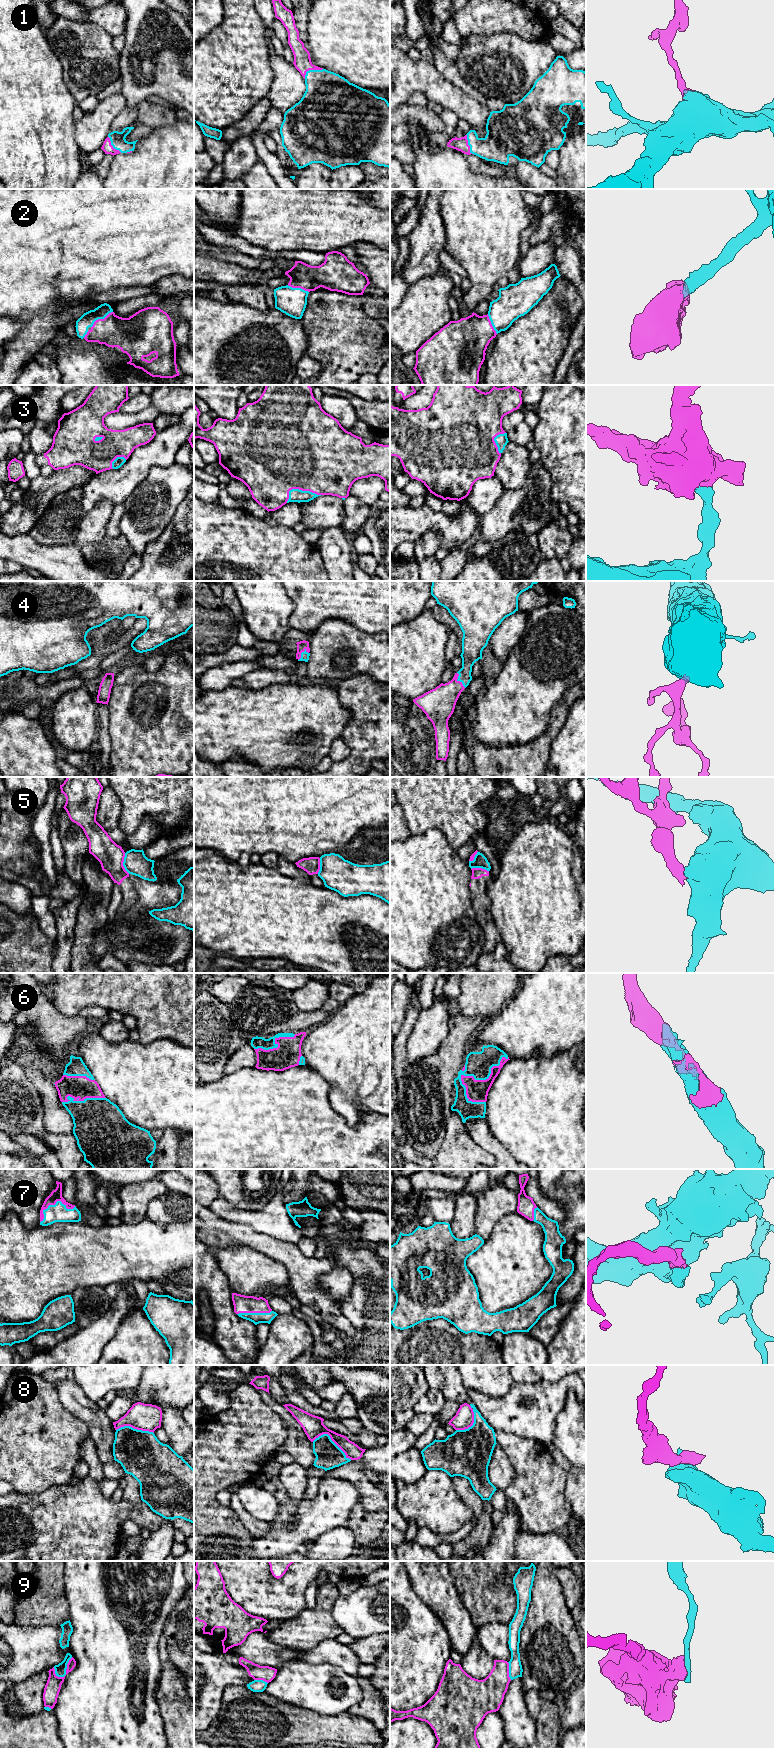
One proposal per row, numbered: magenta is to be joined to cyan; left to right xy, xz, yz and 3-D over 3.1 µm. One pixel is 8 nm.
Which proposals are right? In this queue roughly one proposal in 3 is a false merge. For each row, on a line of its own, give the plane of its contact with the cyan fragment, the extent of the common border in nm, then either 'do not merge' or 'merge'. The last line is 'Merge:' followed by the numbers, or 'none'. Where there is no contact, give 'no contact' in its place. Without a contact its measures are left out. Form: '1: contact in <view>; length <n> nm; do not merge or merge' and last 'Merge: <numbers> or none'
1: contact in xz; length 170 nm; merge
2: contact in xy; length 220 nm; merge
3: contact in xz; length 280 nm; merge
4: contact in yz; length 140 nm; merge
5: contact in xy; length 170 nm; do not merge
6: contact in yz; length 480 nm; merge
7: contact in xy; length 320 nm; merge
8: contact in xz; length 360 nm; do not merge
9: contact in xy; length 200 nm; do not merge
Merge: 1, 2, 3, 4, 6, 7

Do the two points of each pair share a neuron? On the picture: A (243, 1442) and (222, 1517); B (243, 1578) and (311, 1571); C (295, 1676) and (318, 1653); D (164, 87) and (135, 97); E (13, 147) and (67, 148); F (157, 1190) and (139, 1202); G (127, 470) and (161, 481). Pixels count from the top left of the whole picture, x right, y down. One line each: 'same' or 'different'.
A: same
B: same
C: different
D: same
E: same
F: same
G: different

